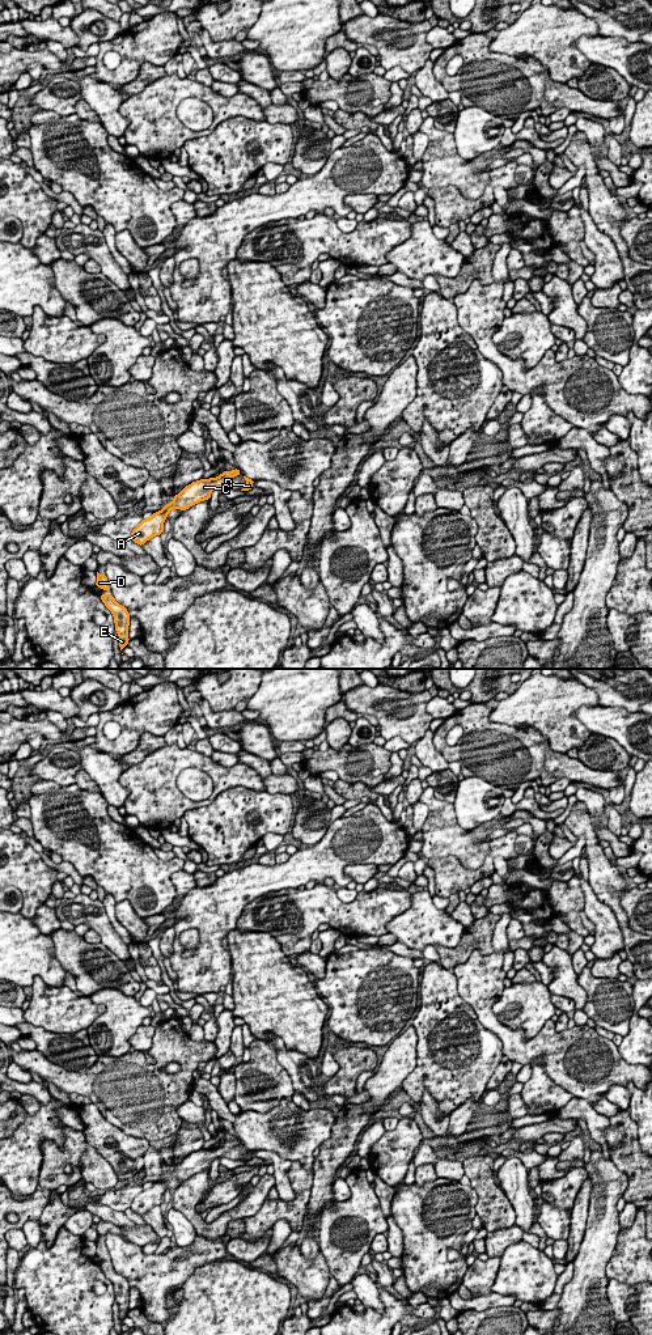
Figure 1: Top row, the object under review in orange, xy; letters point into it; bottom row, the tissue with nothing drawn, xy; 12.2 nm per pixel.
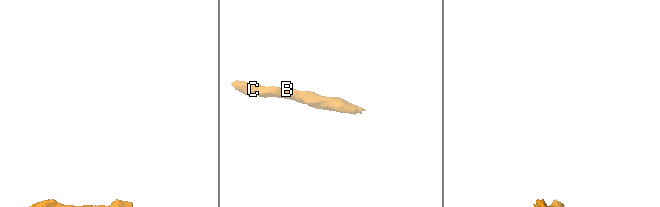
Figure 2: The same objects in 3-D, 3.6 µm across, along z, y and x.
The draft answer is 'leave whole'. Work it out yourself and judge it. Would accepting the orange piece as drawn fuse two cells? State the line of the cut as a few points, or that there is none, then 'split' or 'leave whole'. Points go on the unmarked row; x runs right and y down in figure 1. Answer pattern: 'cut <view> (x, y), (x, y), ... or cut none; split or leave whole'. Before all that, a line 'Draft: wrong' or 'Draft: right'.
Draft: right
cut none; leave whole

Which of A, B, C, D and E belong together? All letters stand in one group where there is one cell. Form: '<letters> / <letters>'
A B C D E

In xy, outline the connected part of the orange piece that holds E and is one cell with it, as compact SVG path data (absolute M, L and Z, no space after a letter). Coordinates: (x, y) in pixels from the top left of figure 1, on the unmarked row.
M100 1264L102 1272L105 1276L113 1283L114 1293L115 1293L115 1301L119 1305L119 1318L120 1321L127 1317L130 1309L128 1309L128 1296L130 1296L130 1284L127 1279L122 1275L119 1275L113 1264Z

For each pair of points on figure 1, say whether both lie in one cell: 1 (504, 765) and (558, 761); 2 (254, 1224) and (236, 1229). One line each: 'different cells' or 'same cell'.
1: same cell
2: different cells

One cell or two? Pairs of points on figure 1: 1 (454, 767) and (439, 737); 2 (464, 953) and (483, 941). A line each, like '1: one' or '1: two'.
1: two
2: one

